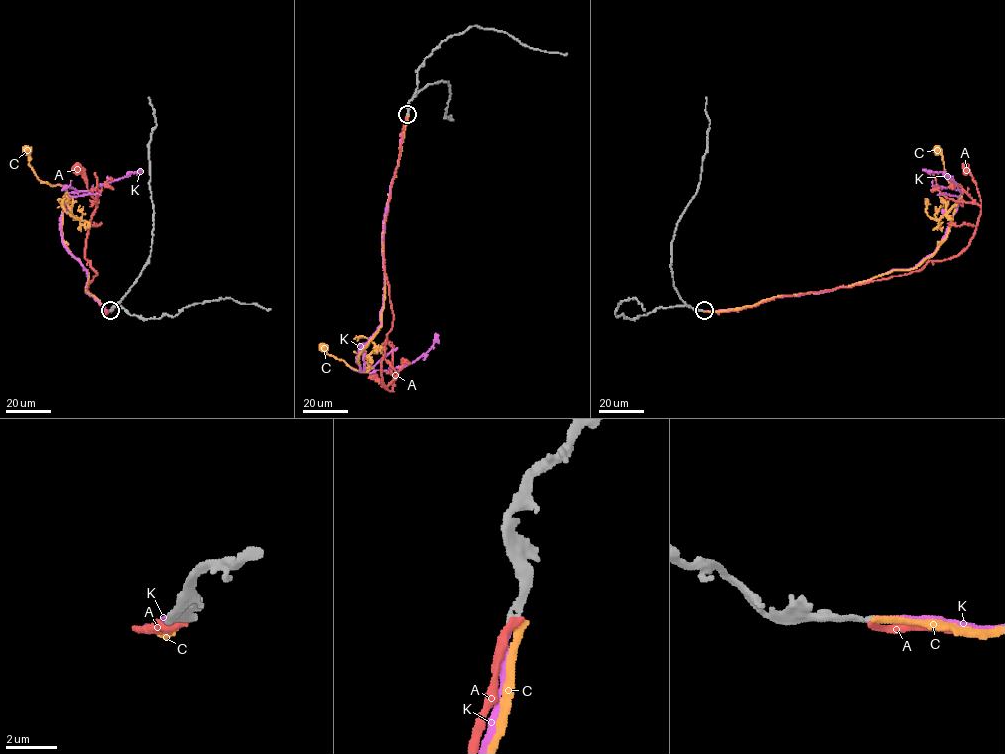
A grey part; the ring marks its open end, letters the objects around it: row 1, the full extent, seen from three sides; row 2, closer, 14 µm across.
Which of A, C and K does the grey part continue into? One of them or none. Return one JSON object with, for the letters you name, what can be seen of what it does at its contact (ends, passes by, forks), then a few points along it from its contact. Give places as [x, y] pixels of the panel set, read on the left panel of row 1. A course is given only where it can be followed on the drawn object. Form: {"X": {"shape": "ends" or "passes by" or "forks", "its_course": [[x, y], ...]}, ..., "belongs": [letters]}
{"K": {"shape": "ends", "its_course": [[111, 310], [103, 309], [86, 292], [86, 270], [63, 242], [60, 217], [68, 193], [92, 191], [139, 169]]}, "belongs": ["K"]}

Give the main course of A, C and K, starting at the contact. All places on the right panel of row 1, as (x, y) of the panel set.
A: (703, 311), (738, 310), (777, 297), (887, 279), (959, 255), (981, 211), (966, 167)
C: (704, 310), (820, 293), (915, 268), (946, 236), (961, 193), (959, 184), (945, 175), (937, 150)
K: (704, 310), (824, 292), (914, 268), (940, 242), (961, 196), (941, 172), (923, 169)

